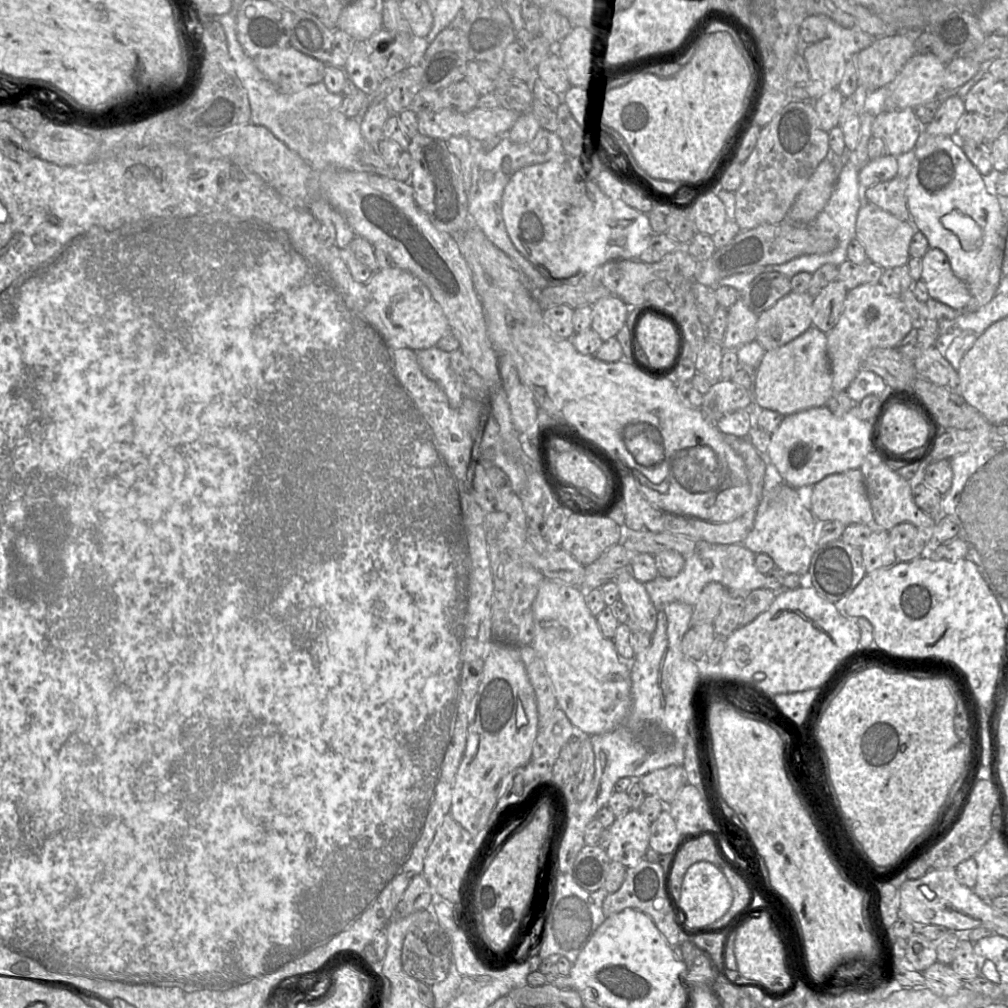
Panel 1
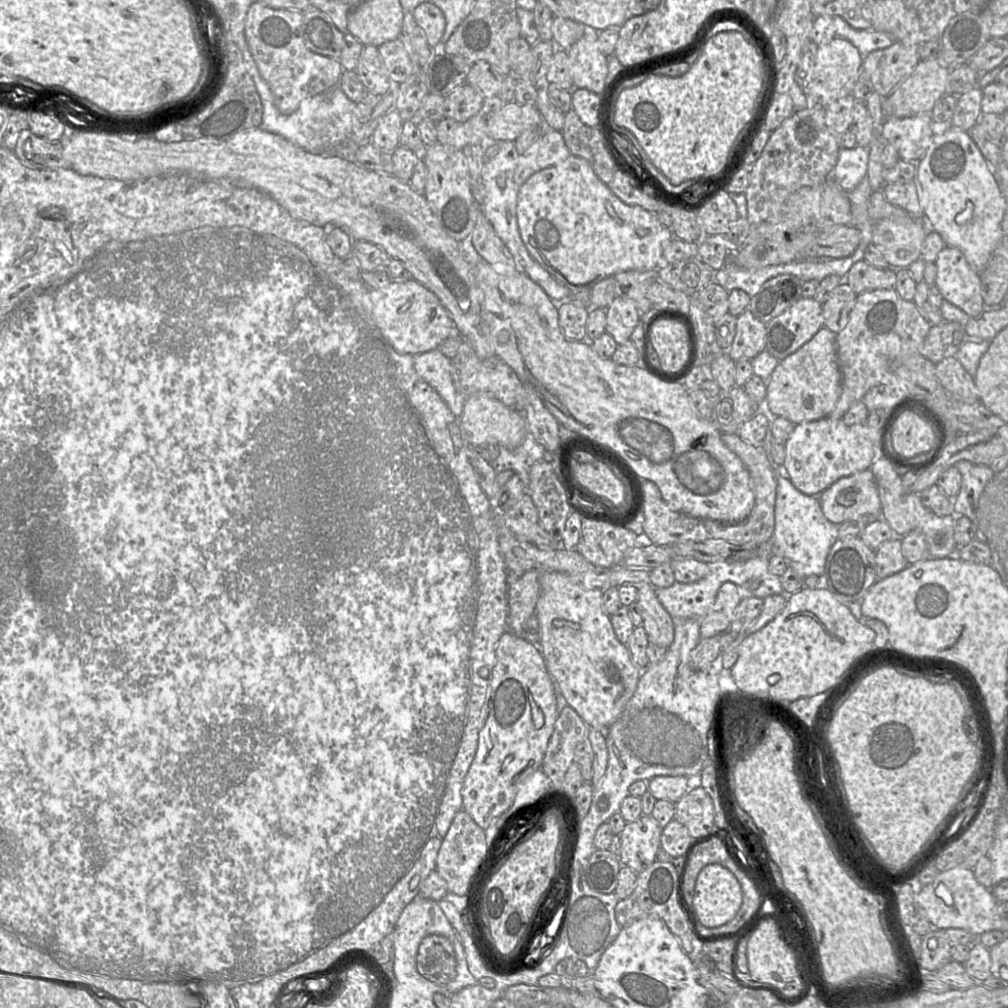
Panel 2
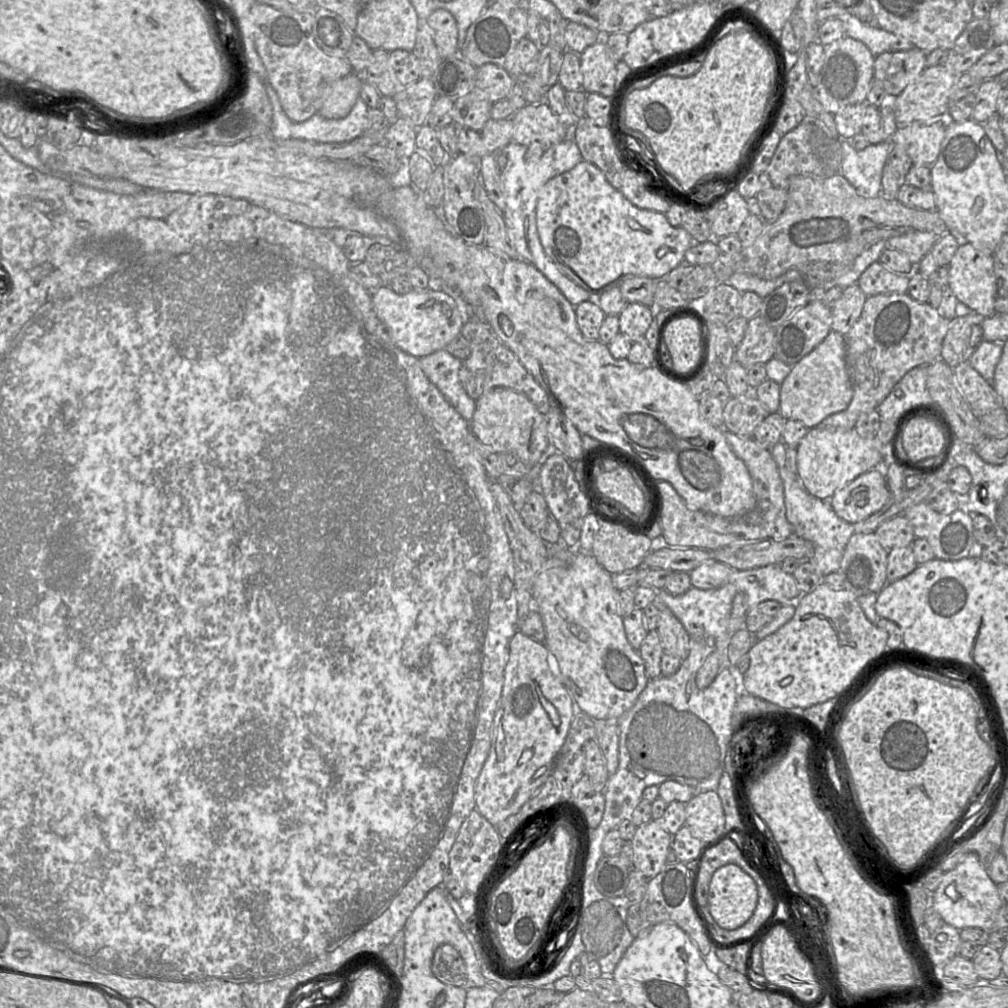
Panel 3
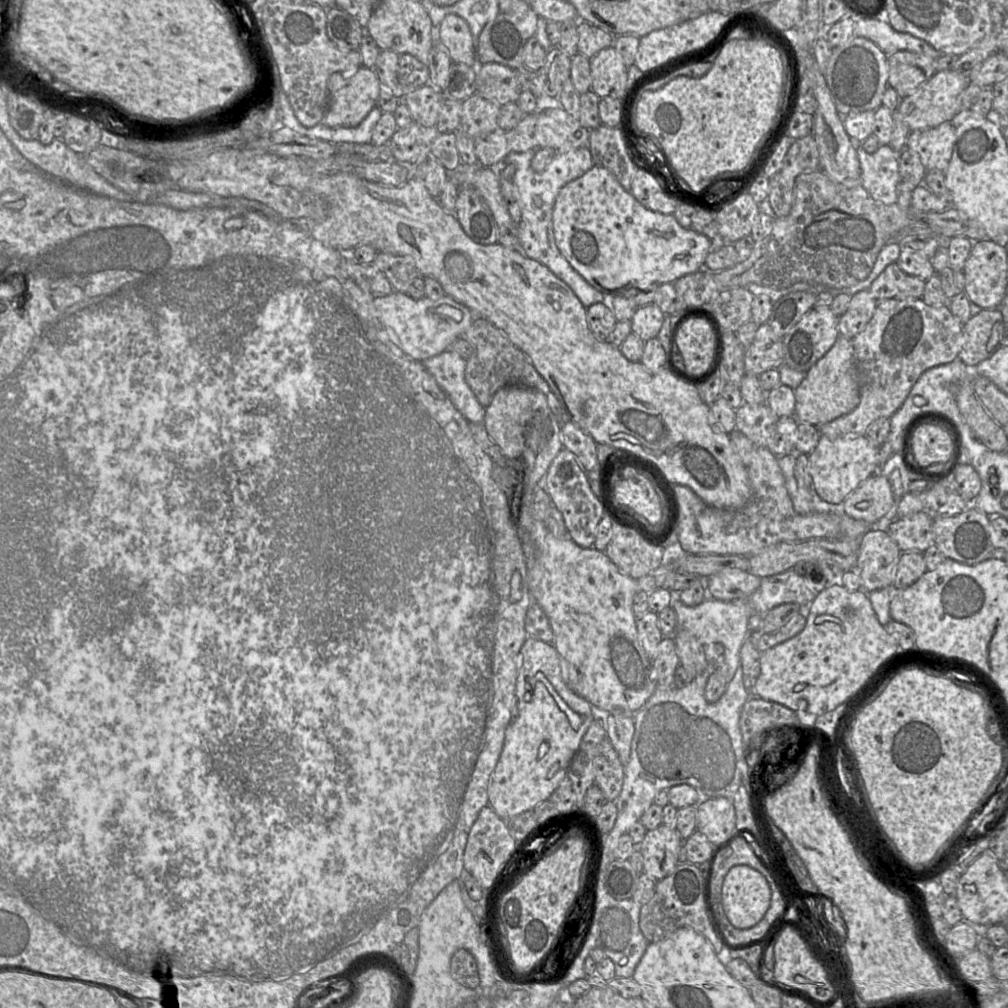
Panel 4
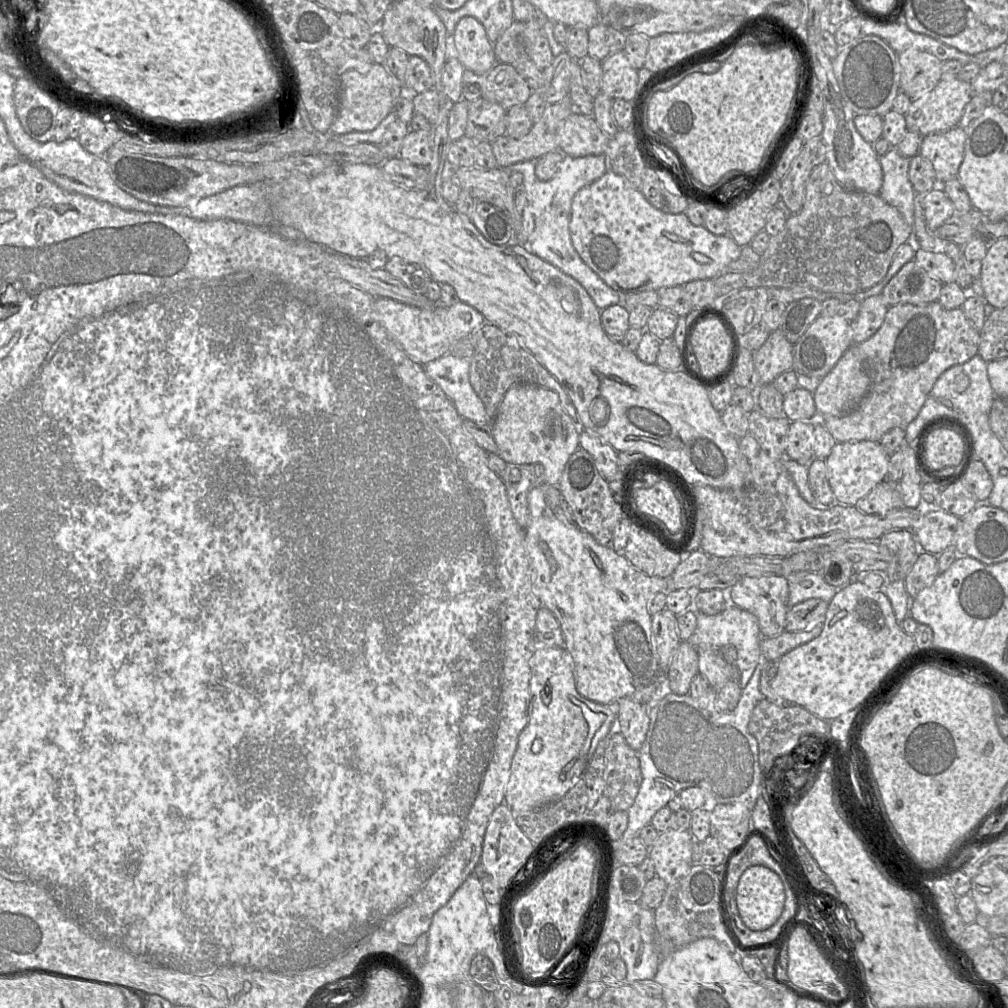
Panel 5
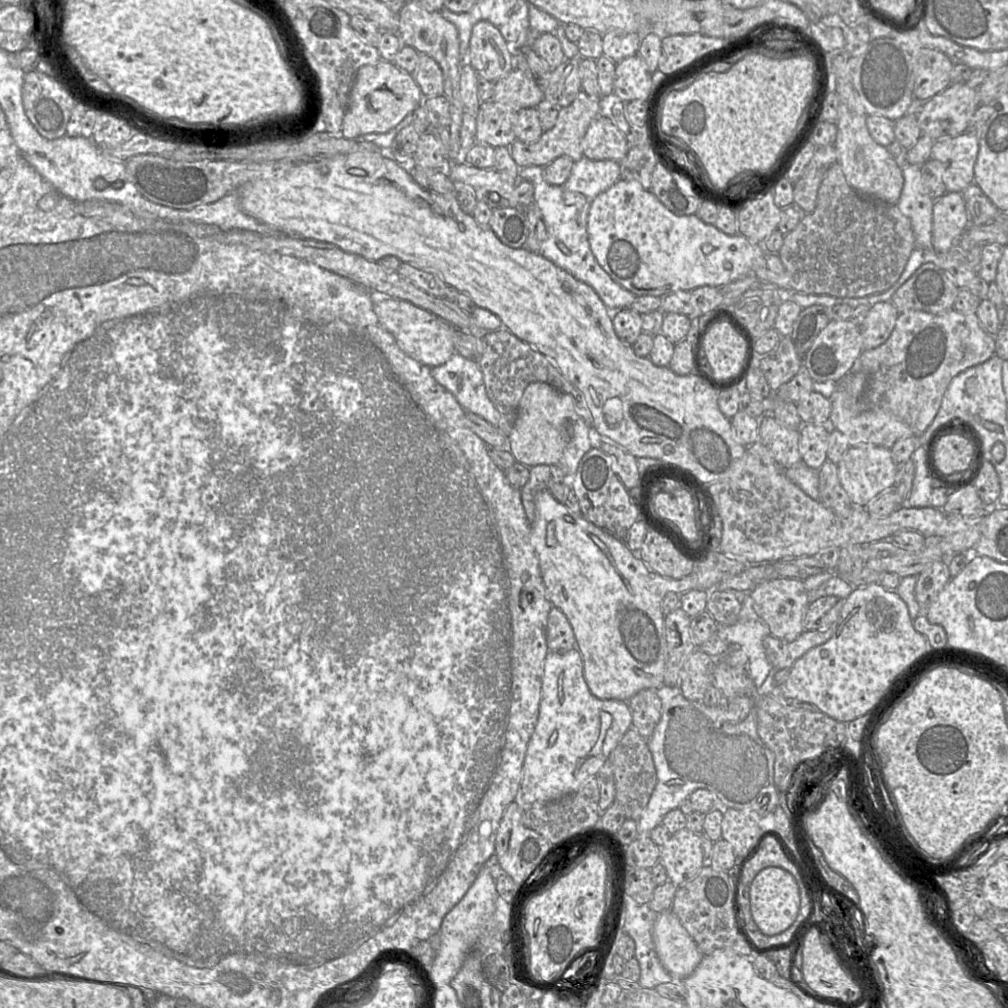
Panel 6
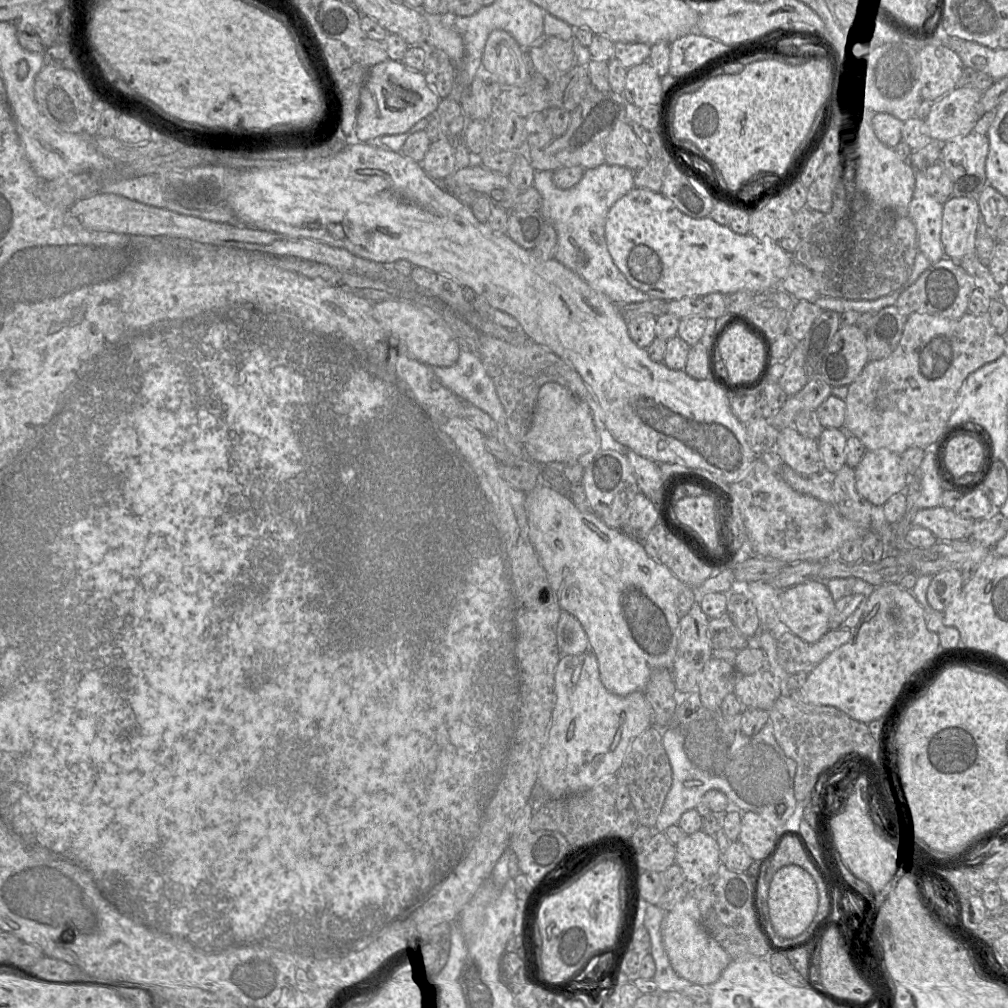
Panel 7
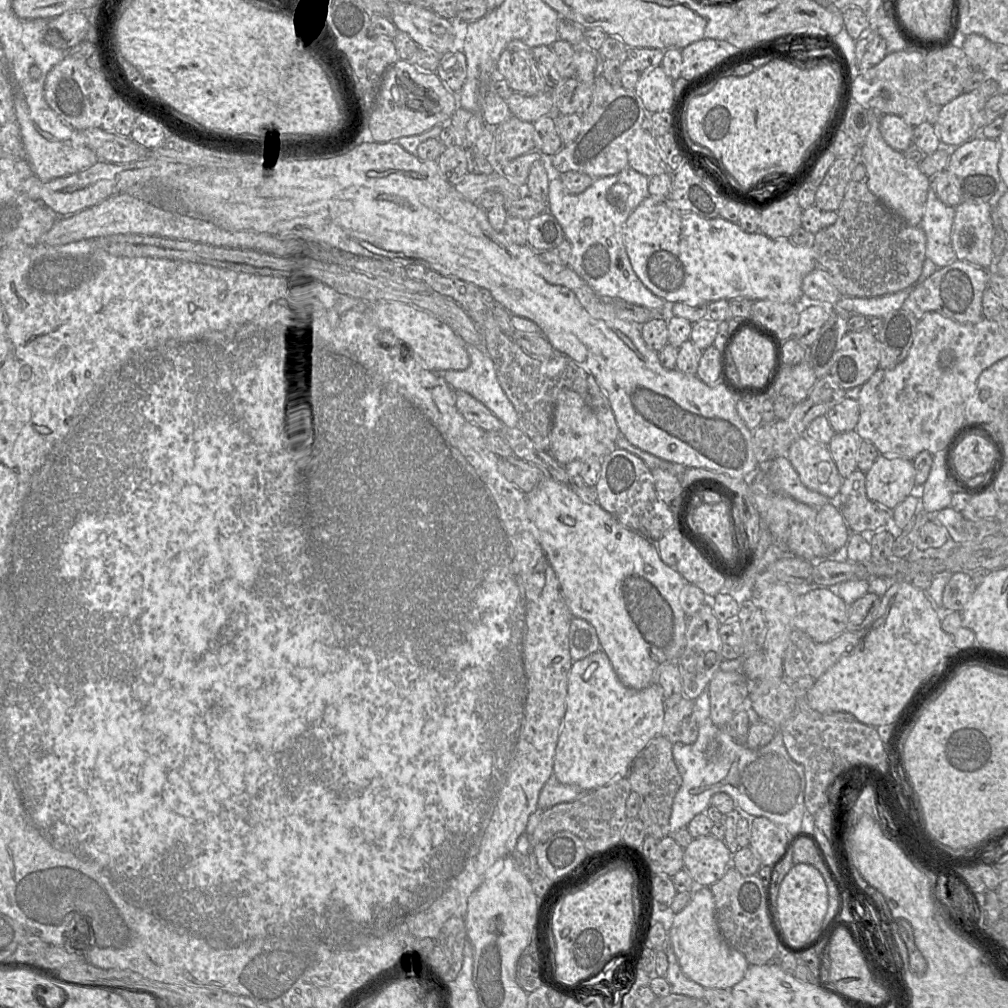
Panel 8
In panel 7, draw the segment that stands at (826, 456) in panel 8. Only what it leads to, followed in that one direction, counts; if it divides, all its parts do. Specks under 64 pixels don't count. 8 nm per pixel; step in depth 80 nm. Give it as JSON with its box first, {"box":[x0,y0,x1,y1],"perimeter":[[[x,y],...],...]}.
{"box":[775,428,825,477],"perimeter":[[[792,428],[778,432],[775,453],[783,464],[801,476],[810,477],[825,471],[816,439],[805,437]]]}

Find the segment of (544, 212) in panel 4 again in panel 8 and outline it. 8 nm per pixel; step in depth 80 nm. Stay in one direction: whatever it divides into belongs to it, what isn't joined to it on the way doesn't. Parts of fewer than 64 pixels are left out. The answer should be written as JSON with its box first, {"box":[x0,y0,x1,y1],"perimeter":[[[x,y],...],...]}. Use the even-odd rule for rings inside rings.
{"box":[547,169,673,319],"perimeter":[[[625,169],[614,175],[596,178],[592,185],[580,194],[568,193],[561,180],[553,178],[549,184],[547,212],[557,219],[564,231],[566,240],[571,244],[572,250],[568,266],[597,294],[604,299],[624,300],[627,303],[663,312],[662,316],[668,319],[673,316],[668,311],[668,304],[662,298],[653,294],[638,278],[630,264],[624,242],[624,224],[630,213],[650,195],[648,185],[649,177],[632,169]],[[585,218],[592,220],[591,226],[584,226],[583,220]]]}

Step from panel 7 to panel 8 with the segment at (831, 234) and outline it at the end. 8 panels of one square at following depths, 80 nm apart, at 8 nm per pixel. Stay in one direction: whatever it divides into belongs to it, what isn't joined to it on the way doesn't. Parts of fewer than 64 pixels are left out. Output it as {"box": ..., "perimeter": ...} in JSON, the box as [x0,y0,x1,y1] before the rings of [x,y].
{"box":[813,164,926,297],"perimeter":[[[858,164],[853,171],[852,178],[846,188],[843,200],[836,211],[837,220],[834,224],[822,229],[815,234],[813,247],[815,251],[816,269],[823,269],[833,278],[833,284],[843,297],[879,297],[886,294],[901,291],[917,281],[922,272],[922,267],[926,256],[926,236],[920,227],[912,226],[898,217],[894,212],[887,208],[868,188],[866,172],[862,164]]]}

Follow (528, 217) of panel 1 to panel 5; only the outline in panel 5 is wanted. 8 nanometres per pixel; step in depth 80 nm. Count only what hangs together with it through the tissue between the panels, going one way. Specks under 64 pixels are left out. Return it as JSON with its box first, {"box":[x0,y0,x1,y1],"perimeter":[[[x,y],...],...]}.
{"box":[569,170,742,297],"perimeter":[[[611,170],[573,197],[569,230],[573,247],[581,259],[622,297],[715,278],[726,273],[726,267],[740,257],[742,249],[729,235],[716,236],[695,226],[683,213],[666,214],[656,209],[639,189]]]}

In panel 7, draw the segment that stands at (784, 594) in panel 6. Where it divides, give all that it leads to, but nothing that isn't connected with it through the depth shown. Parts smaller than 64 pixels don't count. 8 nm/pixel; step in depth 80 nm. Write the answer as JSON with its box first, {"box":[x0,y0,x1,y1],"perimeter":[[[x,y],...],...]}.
{"box":[781,580,835,643],"perimeter":[[[808,580],[781,590],[782,626],[802,640],[813,643],[820,640],[829,631],[829,620],[835,611],[835,600],[828,587],[821,580]]]}

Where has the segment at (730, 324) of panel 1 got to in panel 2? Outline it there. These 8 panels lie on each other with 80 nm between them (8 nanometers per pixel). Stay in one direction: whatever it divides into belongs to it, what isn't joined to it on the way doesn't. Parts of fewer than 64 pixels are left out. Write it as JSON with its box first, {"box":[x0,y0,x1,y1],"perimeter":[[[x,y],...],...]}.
{"box":[728,309,766,361],"perimeter":[[[748,309],[737,316],[736,334],[728,349],[734,361],[745,359],[751,361],[766,350],[766,326]]]}

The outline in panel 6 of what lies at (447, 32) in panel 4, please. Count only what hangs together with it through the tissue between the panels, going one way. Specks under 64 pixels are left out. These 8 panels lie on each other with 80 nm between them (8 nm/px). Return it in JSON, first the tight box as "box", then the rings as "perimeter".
{"box":[469,21,515,82],"perimeter":[[[488,21],[477,22],[469,42],[469,63],[477,74],[496,82],[515,69],[515,43],[508,43]]]}

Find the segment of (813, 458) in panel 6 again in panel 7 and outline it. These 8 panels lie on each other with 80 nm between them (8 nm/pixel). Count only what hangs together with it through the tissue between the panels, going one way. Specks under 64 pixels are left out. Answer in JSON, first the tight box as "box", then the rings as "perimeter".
{"box":[816,428,849,473],"perimeter":[[[824,428],[816,439],[824,468],[836,473],[846,466],[846,445],[849,434],[843,429]]]}

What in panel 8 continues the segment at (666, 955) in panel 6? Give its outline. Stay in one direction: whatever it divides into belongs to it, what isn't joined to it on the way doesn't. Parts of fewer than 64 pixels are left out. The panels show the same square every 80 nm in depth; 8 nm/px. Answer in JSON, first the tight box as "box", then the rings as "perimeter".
{"box":[670,887,750,989],"perimeter":[[[710,887],[696,892],[688,905],[676,913],[670,929],[670,944],[684,974],[705,988],[732,989],[745,976],[750,964],[721,936]]]}

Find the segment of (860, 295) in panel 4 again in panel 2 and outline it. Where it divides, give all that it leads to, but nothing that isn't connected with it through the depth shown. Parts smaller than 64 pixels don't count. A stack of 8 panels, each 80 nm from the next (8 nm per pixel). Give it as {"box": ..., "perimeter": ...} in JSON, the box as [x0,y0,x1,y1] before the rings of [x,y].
{"box":[822,285,857,333],"perimeter":[[[847,285],[837,286],[822,303],[823,327],[839,333],[848,323],[849,315],[857,299],[857,294]]]}

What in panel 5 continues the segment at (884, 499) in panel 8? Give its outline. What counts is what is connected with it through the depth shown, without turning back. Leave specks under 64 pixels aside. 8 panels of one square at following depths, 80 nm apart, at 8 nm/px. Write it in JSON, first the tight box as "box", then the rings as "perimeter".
{"box":[824,442,889,507],"perimeter":[[[837,442],[824,461],[828,481],[837,501],[851,507],[887,479],[889,455],[877,442]]]}

